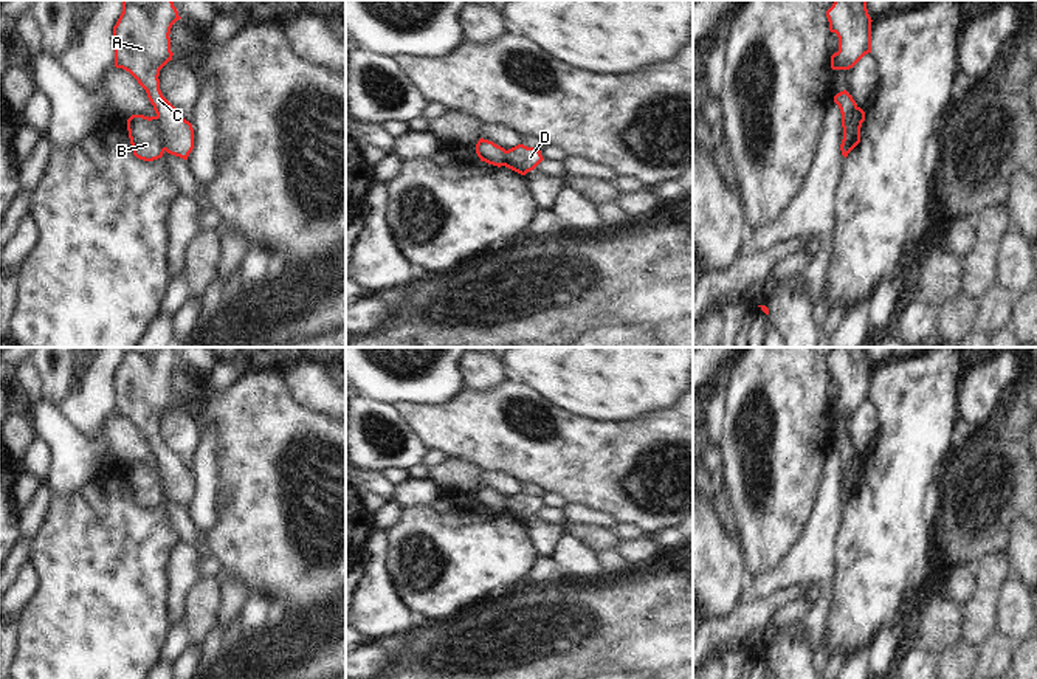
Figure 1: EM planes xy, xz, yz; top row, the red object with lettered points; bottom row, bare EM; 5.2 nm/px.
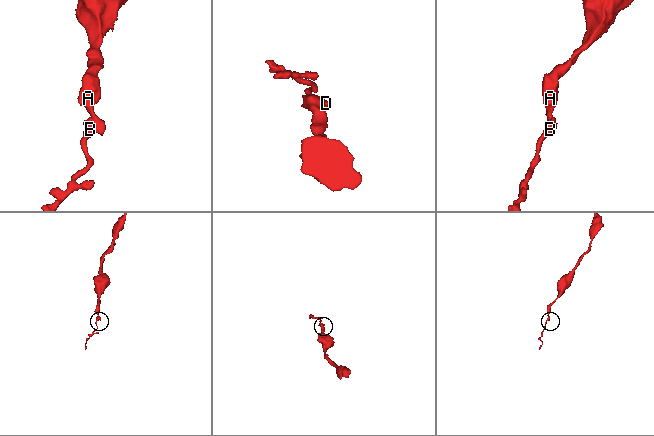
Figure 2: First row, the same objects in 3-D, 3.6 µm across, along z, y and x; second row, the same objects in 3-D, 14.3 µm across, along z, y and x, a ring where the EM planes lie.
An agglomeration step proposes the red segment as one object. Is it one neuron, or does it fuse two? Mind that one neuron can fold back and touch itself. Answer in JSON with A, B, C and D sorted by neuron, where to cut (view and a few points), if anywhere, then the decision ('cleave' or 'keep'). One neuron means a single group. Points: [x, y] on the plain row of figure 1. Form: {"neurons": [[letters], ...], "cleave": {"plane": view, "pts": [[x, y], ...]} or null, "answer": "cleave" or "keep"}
{"neurons": [["A", "C", "D"], ["B"]], "cleave": {"plane": "xy", "pts": [[155, 464], [158, 487], [165, 496]]}, "answer": "cleave"}

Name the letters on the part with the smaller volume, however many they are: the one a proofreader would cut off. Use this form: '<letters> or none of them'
B.

